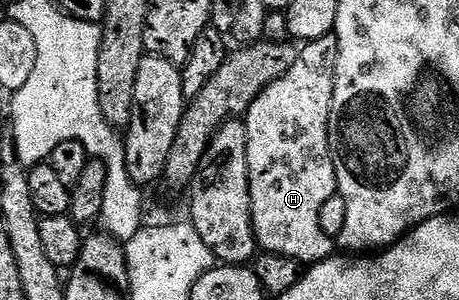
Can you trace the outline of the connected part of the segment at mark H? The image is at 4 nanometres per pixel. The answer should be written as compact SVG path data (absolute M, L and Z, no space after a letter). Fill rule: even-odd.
M335 36L309 41L300 49L298 59L282 79L270 83L248 108L248 166L250 167L250 203L256 244L264 253L287 257L301 266L311 267L333 256L333 238L318 227L318 211L326 199L337 196L336 172L328 146L328 120L334 99L336 66Z

